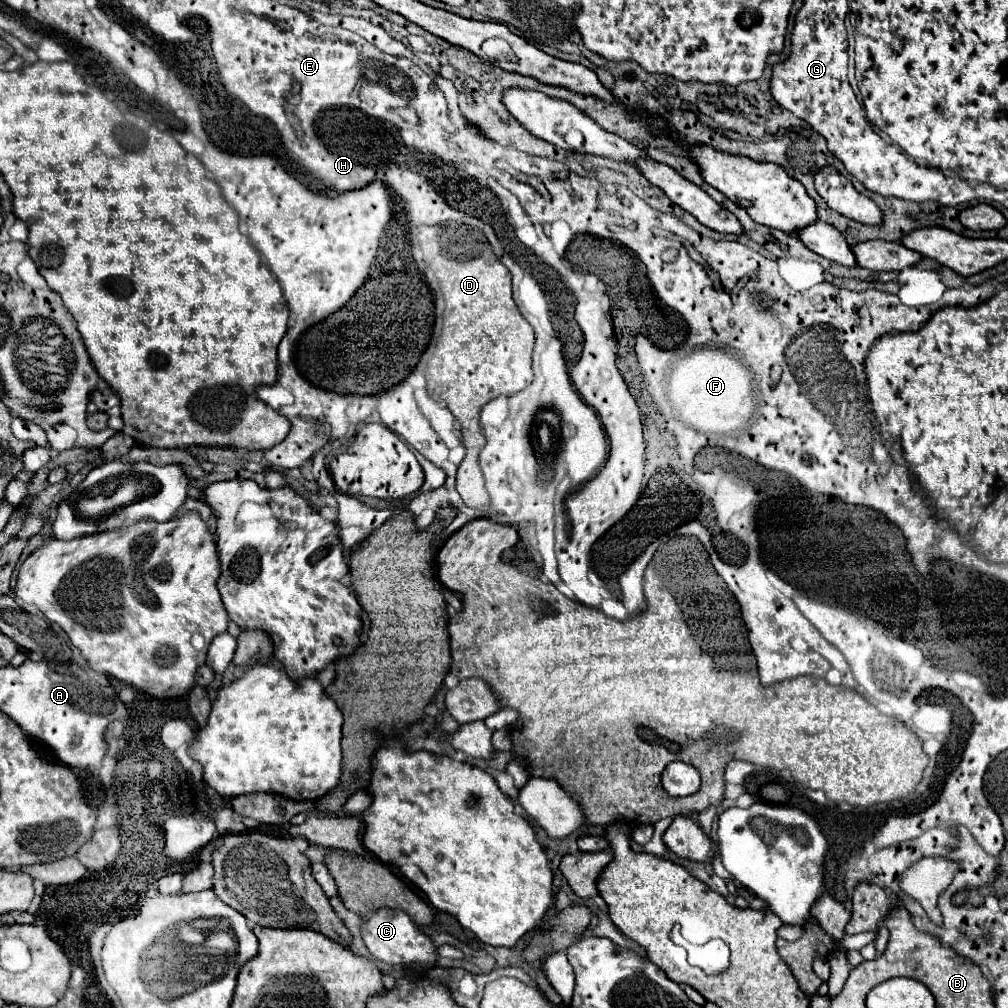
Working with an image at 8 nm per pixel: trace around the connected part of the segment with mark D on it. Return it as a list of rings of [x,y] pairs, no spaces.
[[[448,222],[440,226],[424,226],[420,238],[424,258],[440,280],[446,300],[442,334],[434,356],[426,366],[428,392],[434,400],[442,400],[462,422],[466,458],[456,474],[458,494],[468,508],[488,510],[490,496],[478,466],[478,454],[486,444],[478,422],[480,410],[486,402],[498,396],[516,394],[532,382],[534,330],[514,304],[510,272],[498,260],[482,230]]]

